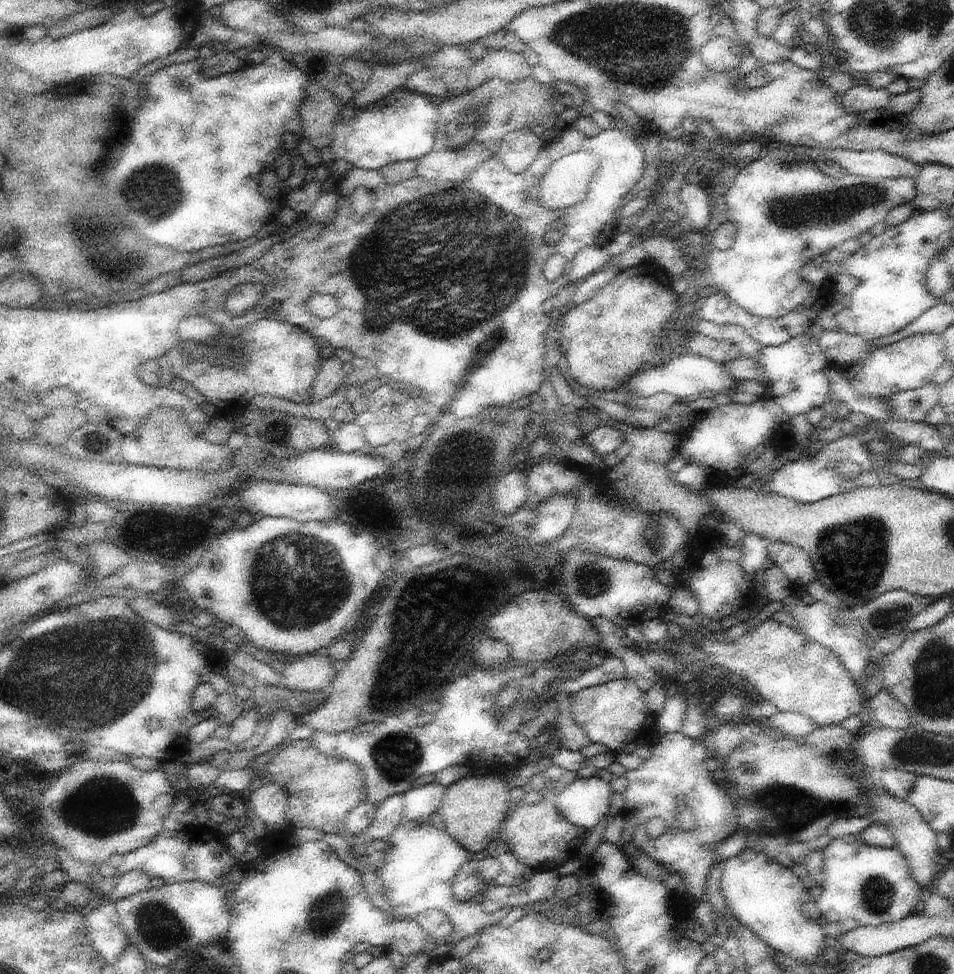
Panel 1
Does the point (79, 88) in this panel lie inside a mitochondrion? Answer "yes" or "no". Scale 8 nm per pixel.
no

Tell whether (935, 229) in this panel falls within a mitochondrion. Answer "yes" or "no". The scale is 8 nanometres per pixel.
no

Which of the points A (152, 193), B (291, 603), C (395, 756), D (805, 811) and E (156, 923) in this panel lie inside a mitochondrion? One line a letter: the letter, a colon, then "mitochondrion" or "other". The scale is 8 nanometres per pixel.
A: mitochondrion
B: mitochondrion
C: mitochondrion
D: mitochondrion
E: mitochondrion

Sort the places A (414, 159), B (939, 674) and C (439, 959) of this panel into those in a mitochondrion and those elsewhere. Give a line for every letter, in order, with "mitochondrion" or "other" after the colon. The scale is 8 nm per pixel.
A: other
B: mitochondrion
C: other

